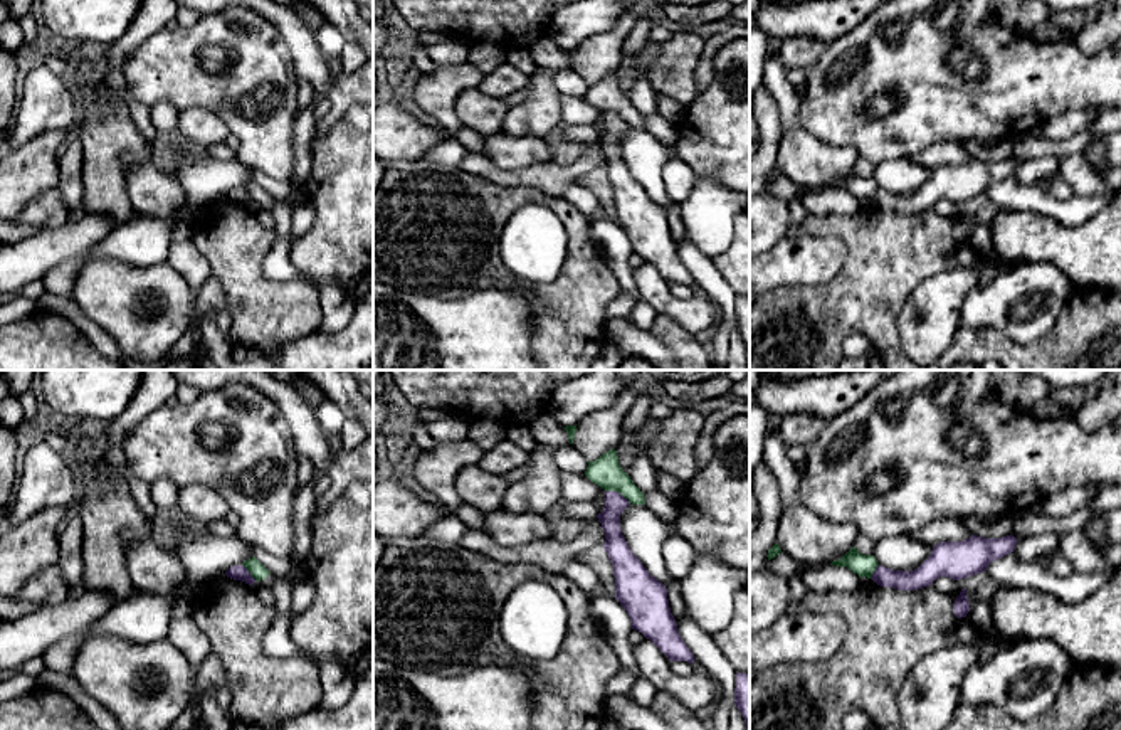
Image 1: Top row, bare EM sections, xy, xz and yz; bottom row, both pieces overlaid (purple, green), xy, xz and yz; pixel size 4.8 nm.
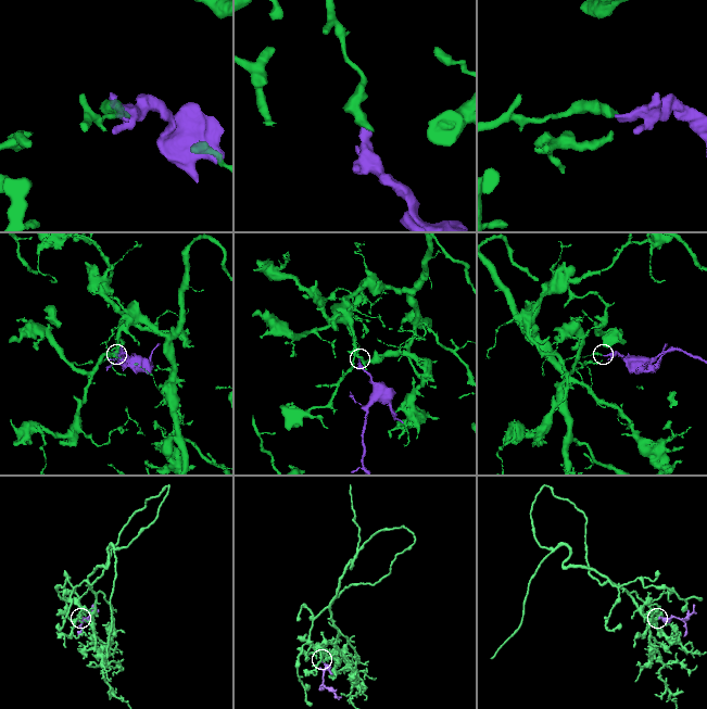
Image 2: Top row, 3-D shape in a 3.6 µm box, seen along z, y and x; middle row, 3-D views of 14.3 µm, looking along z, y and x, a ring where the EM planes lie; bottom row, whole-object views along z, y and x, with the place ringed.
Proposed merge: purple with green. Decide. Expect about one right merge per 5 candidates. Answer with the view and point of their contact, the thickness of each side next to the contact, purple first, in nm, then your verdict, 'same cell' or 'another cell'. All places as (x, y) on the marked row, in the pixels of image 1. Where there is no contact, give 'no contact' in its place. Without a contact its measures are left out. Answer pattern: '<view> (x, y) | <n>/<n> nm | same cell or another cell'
xz (619, 493) | 110/150 nm | another cell

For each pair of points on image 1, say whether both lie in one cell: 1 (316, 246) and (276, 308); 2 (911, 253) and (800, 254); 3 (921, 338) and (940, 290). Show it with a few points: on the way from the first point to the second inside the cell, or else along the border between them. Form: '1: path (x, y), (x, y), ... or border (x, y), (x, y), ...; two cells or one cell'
1: border (310, 285), (318, 291); two cells
2: border (832, 234), (844, 244), (846, 259), (821, 285); two cells
3: path (926, 327), (936, 301); one cell

